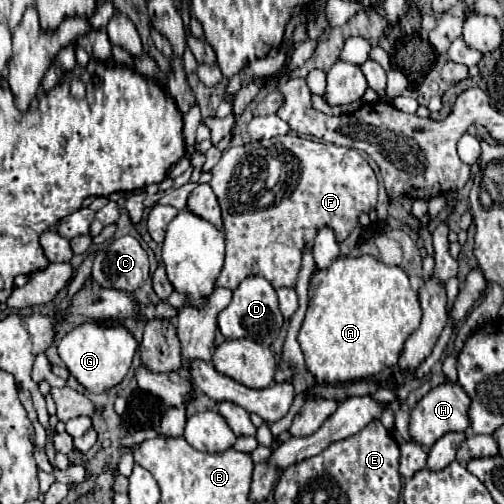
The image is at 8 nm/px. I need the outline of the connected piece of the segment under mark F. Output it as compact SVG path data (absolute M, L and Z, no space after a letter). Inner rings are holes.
M281 135L271 137L269 141L251 141L243 147L229 147L211 171L213 179L209 185L219 199L225 233L225 265L217 279L217 287L237 289L237 285L249 275L265 277L275 289L295 287L303 251L313 245L317 231L321 227L331 227L337 243L341 243L357 227L359 215L369 213L377 205L375 171L357 149L319 143L297 135ZM273 161L279 161L279 171L271 171Z

